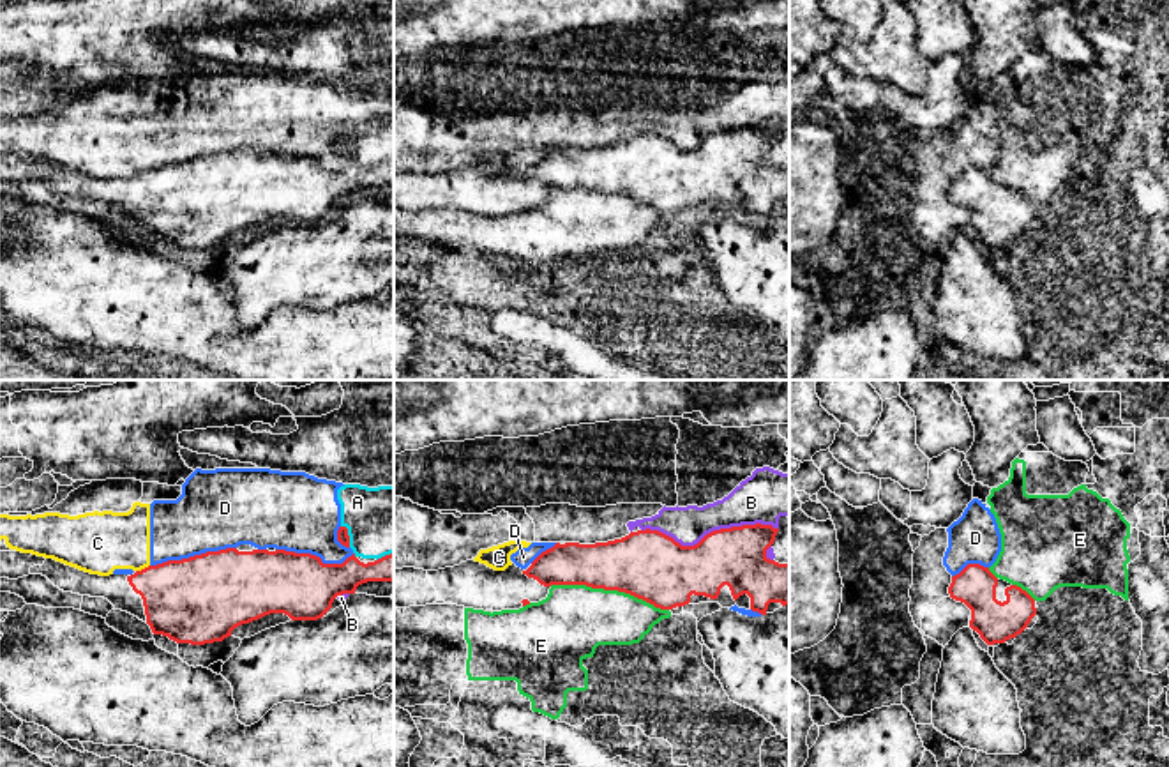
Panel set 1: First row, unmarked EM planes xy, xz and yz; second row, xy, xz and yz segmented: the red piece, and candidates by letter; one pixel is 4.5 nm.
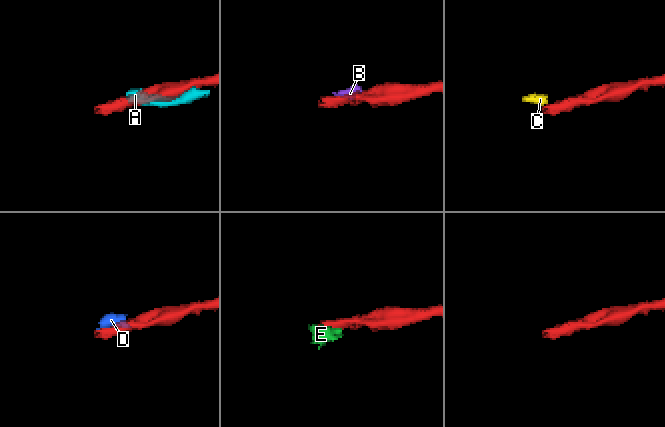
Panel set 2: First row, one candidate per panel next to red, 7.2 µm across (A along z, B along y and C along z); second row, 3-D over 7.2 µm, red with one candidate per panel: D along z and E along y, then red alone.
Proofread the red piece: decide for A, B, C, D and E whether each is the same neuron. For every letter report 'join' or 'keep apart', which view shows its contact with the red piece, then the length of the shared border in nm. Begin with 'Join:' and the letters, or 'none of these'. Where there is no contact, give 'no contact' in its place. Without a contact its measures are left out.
Join: none of these
A: keep apart | xy | 110 nm
B: keep apart | xz | 600 nm
C: keep apart | xy | 70 nm
D: keep apart | xy | 400 nm
E: keep apart | xz | 550 nm

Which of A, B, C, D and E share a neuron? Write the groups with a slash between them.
A C D / B / E

